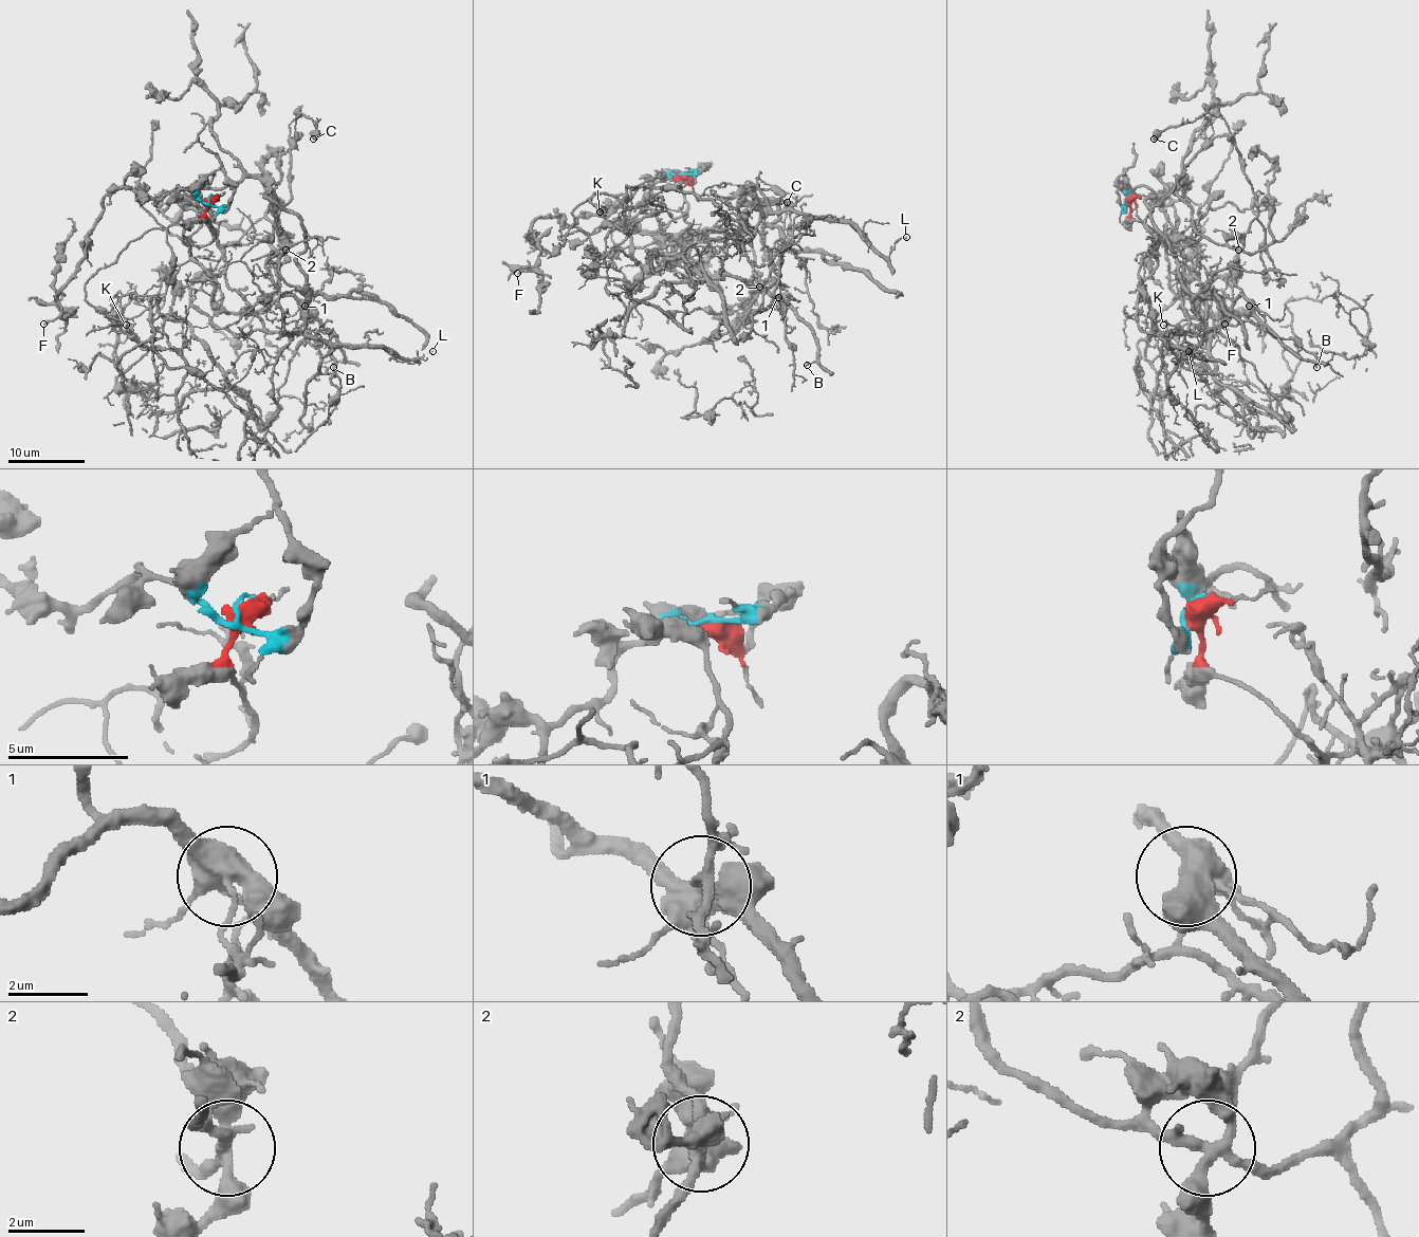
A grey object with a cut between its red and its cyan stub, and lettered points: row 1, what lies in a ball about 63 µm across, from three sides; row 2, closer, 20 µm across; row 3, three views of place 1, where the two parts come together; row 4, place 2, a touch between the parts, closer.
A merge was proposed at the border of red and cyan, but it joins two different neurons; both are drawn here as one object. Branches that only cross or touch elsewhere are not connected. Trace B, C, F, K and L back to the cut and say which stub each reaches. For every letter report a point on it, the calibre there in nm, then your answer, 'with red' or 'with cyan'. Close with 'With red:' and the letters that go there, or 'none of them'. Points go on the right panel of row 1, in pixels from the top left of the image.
B: place (1316, 367); calibre 120 nm; with red
C: place (1154, 139); calibre 550 nm; with red
F: place (1224, 324); calibre 190 nm; with cyan
K: place (1163, 325); calibre 120 nm; with red
L: place (1189, 351); calibre 60 nm; with cyan
With red: B, C, K

